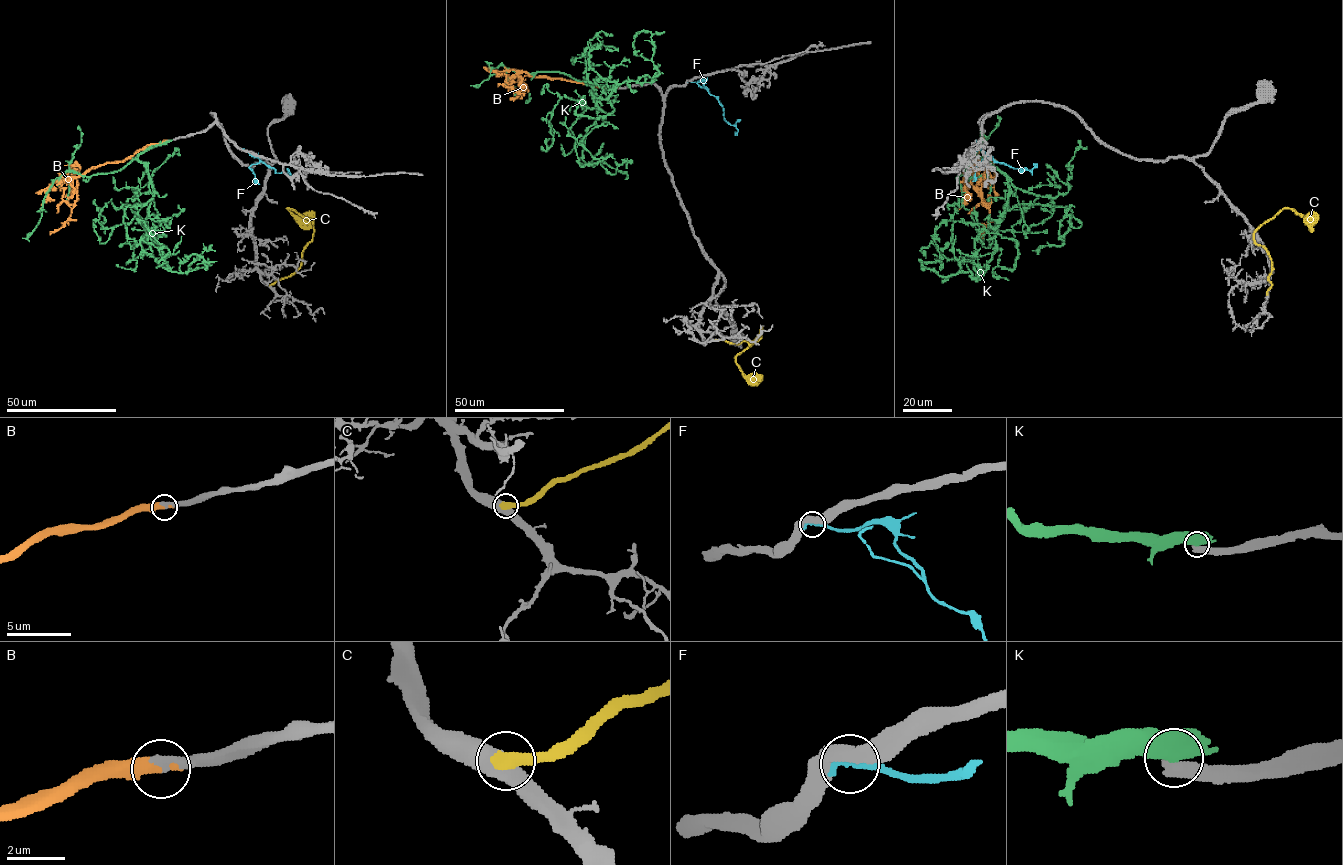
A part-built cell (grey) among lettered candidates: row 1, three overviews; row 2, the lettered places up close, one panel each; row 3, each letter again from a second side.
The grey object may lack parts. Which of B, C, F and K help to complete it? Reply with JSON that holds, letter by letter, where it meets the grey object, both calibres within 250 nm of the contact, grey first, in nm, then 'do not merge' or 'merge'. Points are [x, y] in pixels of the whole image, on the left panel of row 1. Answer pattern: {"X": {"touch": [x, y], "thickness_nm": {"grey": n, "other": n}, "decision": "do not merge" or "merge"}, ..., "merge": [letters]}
{"B": {"touch": [169, 140], "thickness_nm": {"grey": 440, "other": 380}, "decision": "merge"}, "C": {"touch": [268, 285], "thickness_nm": {"grey": 500, "other": 440}, "decision": "do not merge"}, "F": {"touch": [241, 148], "thickness_nm": {"grey": 550, "other": 340}, "decision": "do not merge"}, "K": {"touch": [169, 140], "thickness_nm": {"grey": 440, "other": 550}, "decision": "do not merge"}, "merge": ["B"]}

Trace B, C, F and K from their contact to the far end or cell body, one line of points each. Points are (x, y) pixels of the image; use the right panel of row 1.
B: (983, 132), (979, 150), (967, 173), (976, 181), (979, 195), (988, 205), (990, 220), (980, 234), (983, 237)
C: (1267, 294), (1271, 259), (1254, 240), (1254, 232), (1285, 208), (1307, 218), (1313, 229)
F: (977, 141), (977, 150), (982, 150), (995, 161), (1030, 171), (1037, 164)
K: (983, 132), (977, 155), (1009, 197), (980, 277), (972, 262), (985, 229), (1018, 253), (991, 271)

